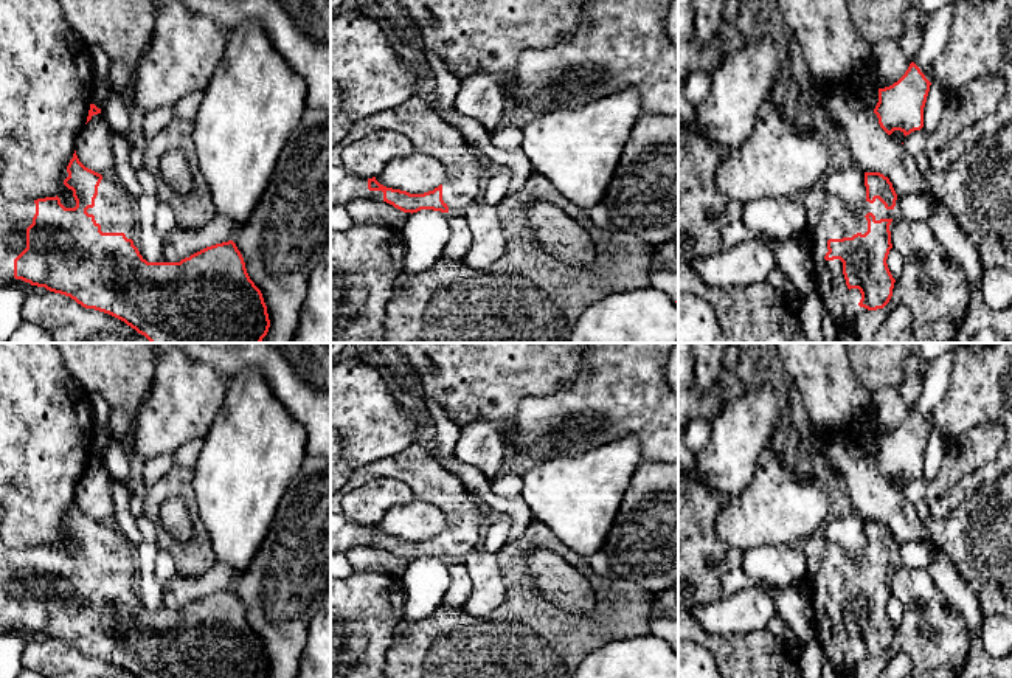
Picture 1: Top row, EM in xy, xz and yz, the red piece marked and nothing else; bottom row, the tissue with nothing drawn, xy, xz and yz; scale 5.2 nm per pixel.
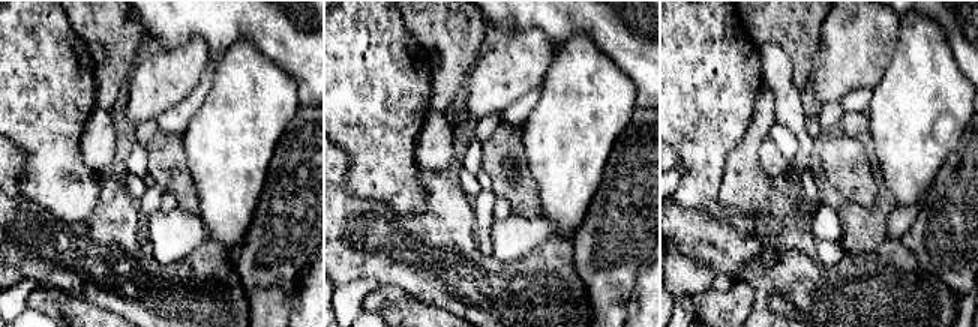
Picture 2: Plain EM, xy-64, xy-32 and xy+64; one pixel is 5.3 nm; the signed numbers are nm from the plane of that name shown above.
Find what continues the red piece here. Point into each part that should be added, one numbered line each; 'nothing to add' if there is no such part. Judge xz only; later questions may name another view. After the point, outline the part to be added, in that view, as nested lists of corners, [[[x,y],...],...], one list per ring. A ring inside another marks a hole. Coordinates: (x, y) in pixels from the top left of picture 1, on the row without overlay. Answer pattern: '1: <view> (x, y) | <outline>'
1: xz (416, 466) | [[[416,442],[397,455],[355,467],[345,490],[380,478],[405,483],[416,500],[442,509],[447,518],[442,548],[449,560],[463,560],[470,551],[480,548],[484,531],[480,503],[458,476],[438,462],[427,442]],[[343,492],[331,498],[331,554],[348,554],[359,545],[383,548],[382,538],[368,537],[368,526],[346,518],[341,510]]]

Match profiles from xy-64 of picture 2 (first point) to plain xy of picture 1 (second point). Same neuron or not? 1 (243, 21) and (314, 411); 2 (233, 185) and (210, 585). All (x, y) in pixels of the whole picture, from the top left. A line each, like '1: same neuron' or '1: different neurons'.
1: same neuron
2: different neurons

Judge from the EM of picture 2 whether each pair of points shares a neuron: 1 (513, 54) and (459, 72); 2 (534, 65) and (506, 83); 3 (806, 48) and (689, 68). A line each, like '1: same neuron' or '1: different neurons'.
1: different neurons
2: same neuron
3: different neurons

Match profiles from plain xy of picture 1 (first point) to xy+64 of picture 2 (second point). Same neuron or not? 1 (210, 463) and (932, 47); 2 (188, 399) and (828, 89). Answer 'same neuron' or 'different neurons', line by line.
1: same neuron
2: same neuron

